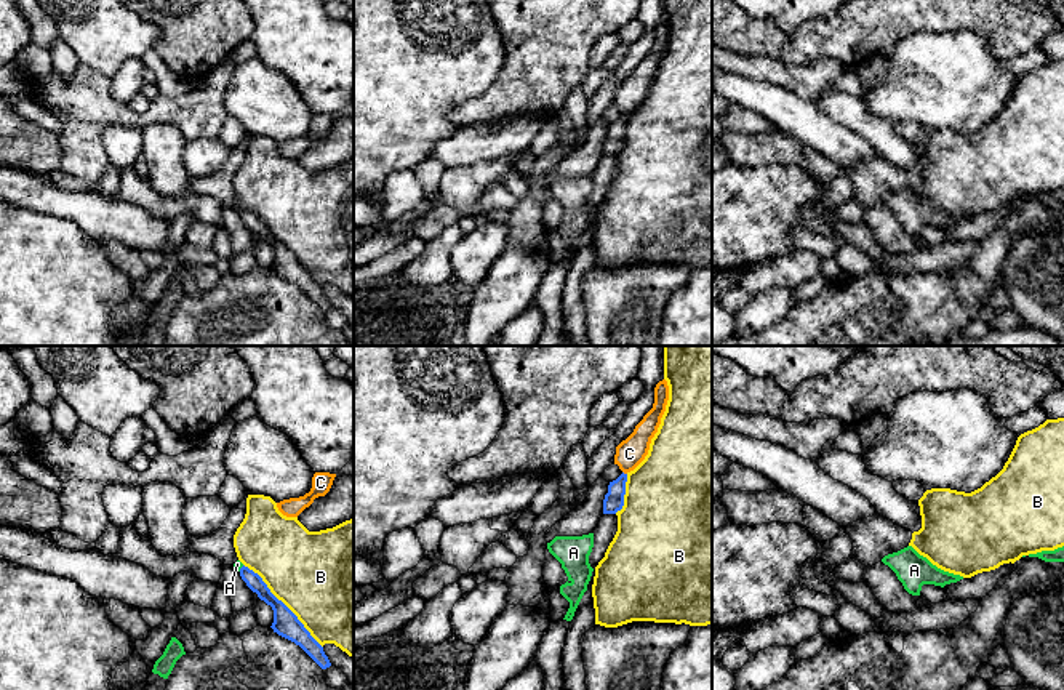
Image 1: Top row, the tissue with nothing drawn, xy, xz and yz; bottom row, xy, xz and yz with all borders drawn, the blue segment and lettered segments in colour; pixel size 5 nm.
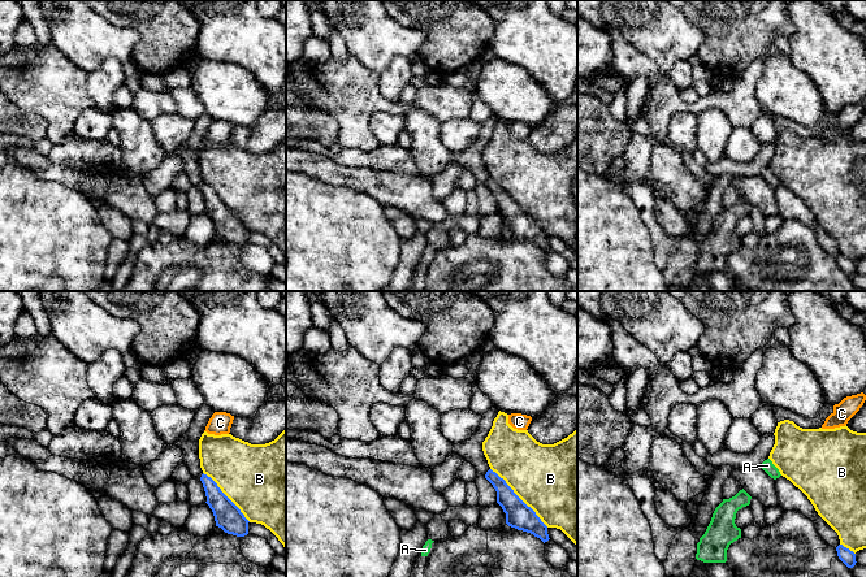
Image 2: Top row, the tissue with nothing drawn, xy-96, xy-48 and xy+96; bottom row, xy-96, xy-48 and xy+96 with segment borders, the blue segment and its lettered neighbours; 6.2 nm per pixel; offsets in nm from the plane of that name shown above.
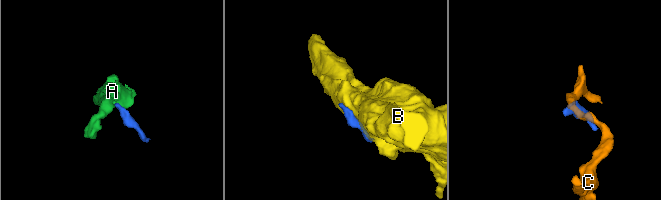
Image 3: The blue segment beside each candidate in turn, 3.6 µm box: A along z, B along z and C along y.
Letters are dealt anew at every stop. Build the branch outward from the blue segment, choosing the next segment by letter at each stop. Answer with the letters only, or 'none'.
A

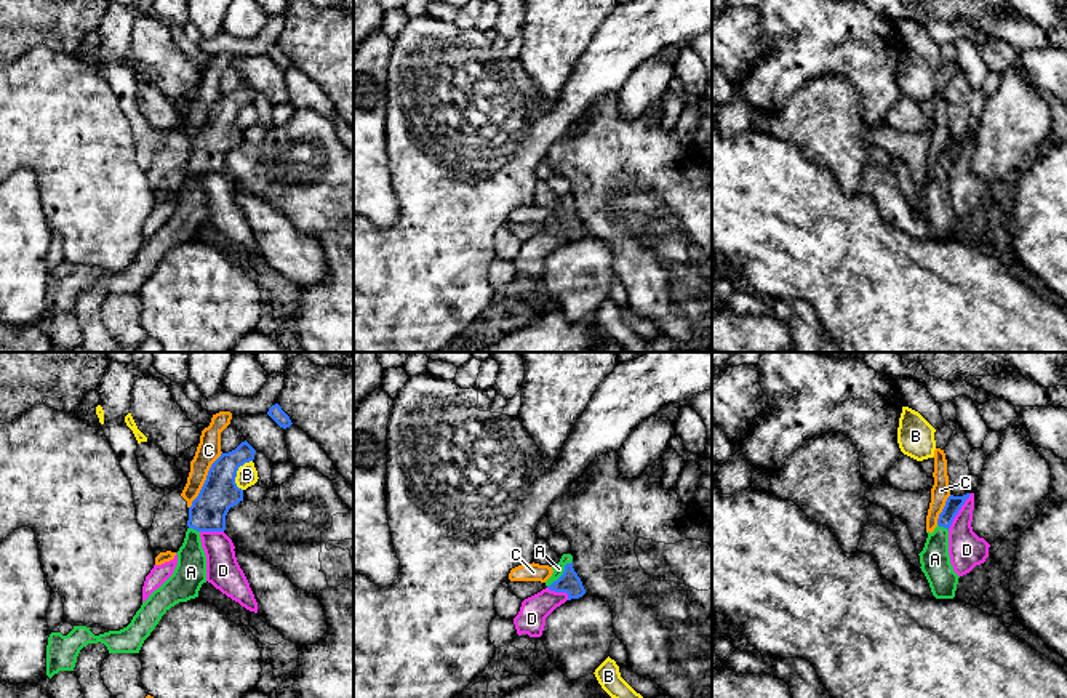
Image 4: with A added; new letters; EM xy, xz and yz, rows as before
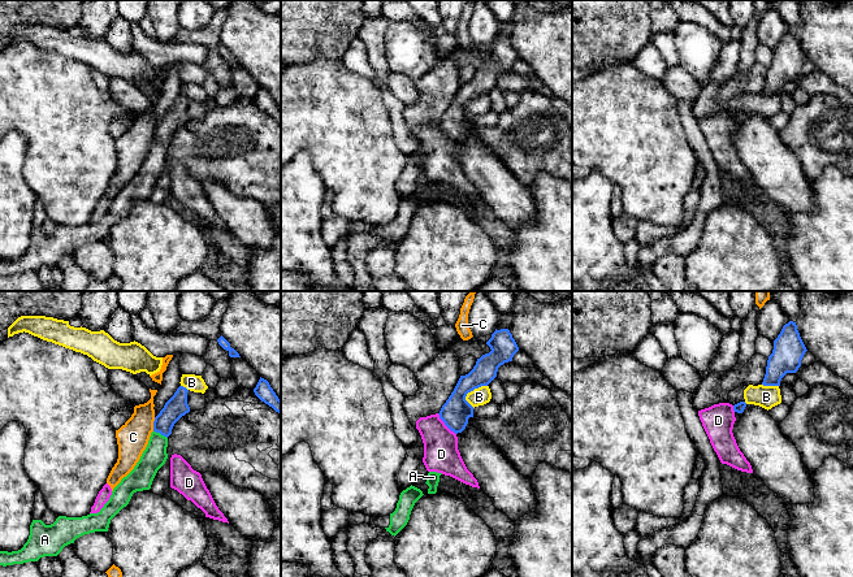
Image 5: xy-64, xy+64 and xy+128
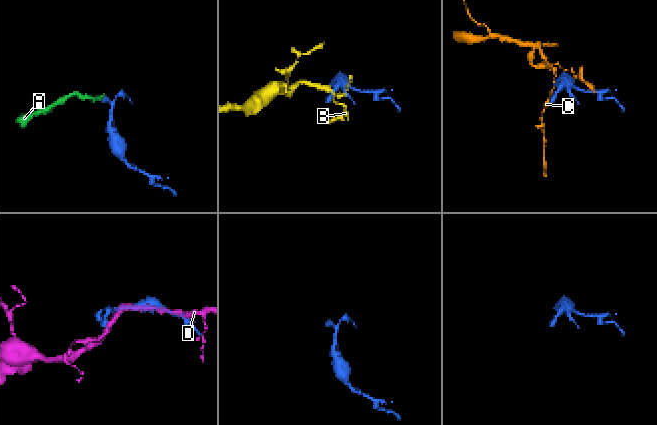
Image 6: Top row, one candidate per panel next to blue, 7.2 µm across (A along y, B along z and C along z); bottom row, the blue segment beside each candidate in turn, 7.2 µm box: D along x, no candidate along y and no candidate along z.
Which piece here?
A

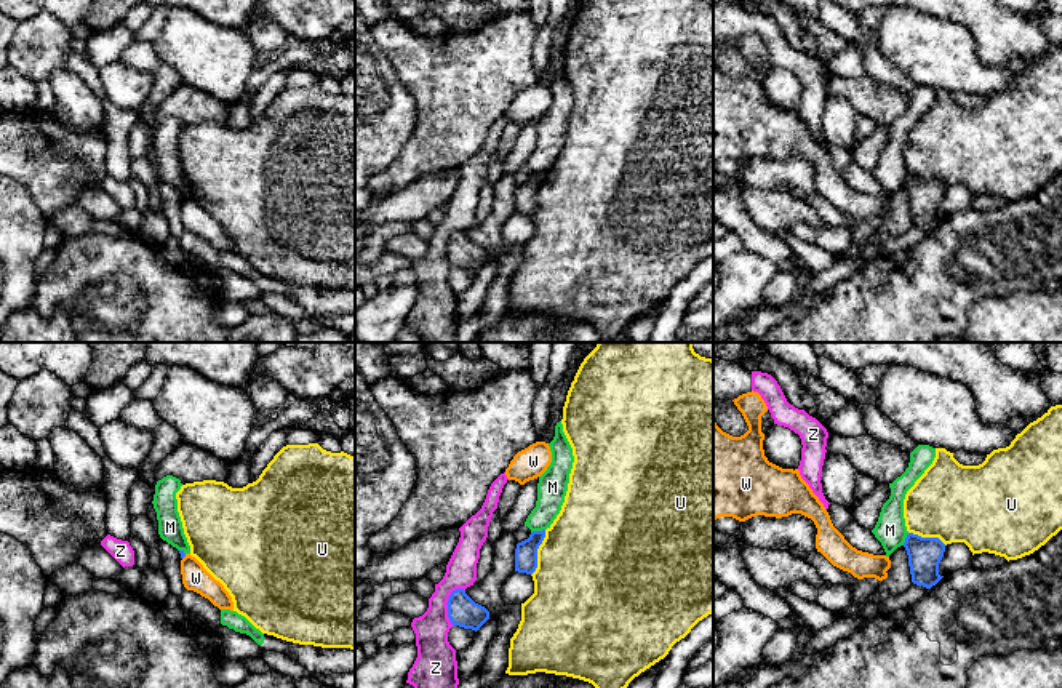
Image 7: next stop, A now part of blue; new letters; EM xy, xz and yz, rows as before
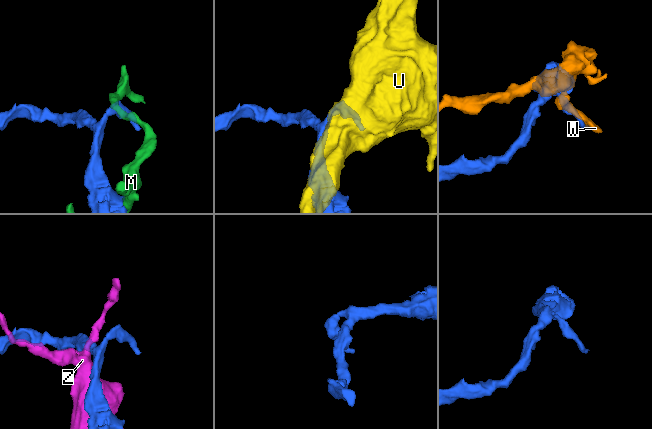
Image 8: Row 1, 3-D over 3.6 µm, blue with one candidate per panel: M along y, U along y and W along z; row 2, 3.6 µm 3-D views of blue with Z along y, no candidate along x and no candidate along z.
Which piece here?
none

